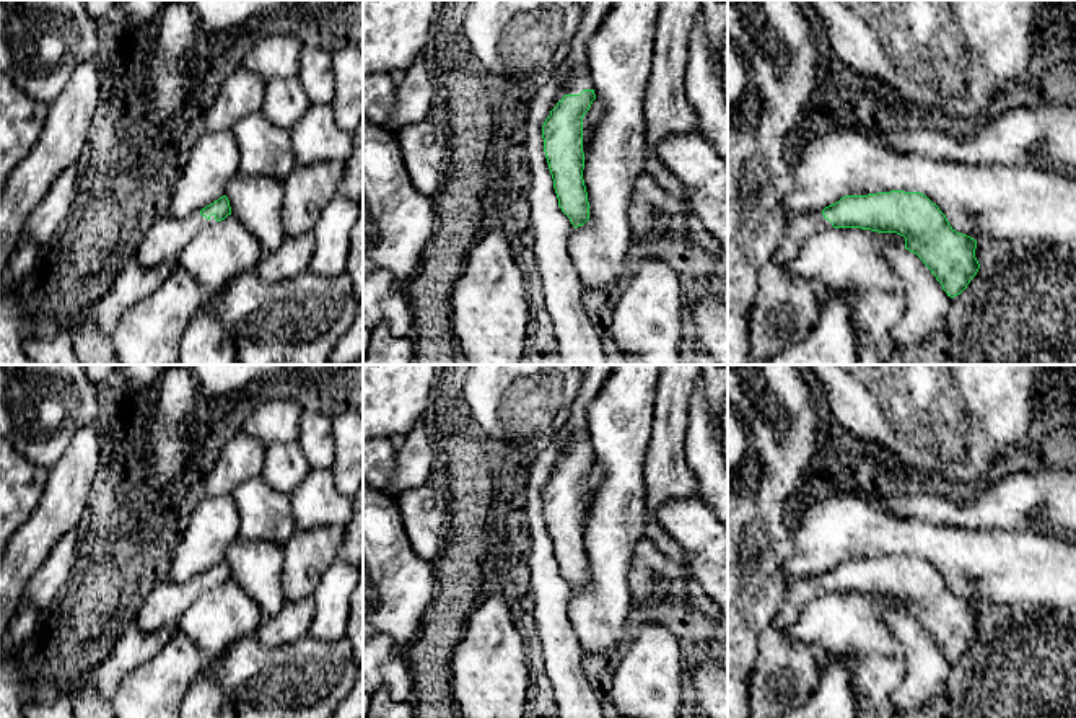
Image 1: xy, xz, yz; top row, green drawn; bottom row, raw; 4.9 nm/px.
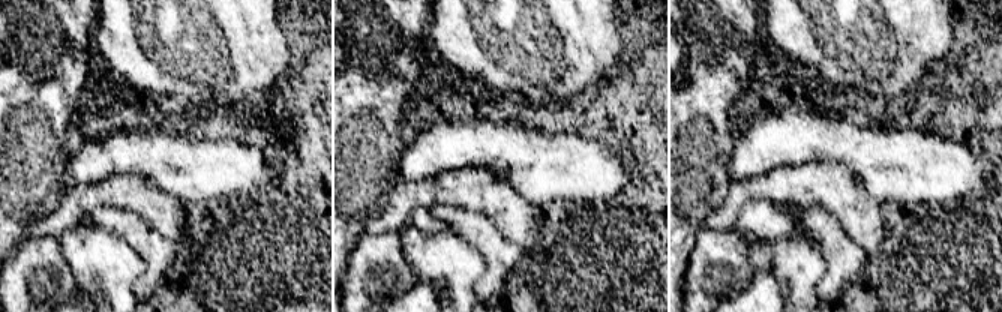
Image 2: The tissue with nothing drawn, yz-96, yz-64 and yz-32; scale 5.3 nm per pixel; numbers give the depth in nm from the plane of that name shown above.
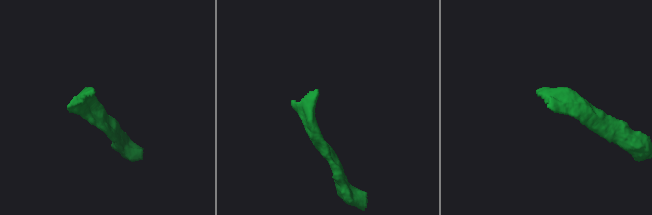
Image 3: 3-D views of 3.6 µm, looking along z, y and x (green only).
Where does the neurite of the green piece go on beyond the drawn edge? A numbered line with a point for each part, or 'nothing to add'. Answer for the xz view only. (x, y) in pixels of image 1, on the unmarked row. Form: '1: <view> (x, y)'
1: xz (580, 443)

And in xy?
1: xy (165, 603)

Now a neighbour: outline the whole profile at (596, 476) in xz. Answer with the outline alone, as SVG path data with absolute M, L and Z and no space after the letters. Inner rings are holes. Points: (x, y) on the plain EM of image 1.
M596 462L593 466L589 475L583 482L583 518L586 518L593 497L594 497L596 490L601 487L602 480L604 480L604 471Z

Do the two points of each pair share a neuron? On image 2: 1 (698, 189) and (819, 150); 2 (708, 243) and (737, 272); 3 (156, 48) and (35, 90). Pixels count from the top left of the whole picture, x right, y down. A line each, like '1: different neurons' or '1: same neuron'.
1: different neurons
2: same neuron
3: different neurons

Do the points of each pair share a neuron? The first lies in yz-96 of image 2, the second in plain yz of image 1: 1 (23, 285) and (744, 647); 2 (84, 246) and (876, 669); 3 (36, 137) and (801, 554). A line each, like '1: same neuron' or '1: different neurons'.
1: different neurons
2: same neuron
3: different neurons

